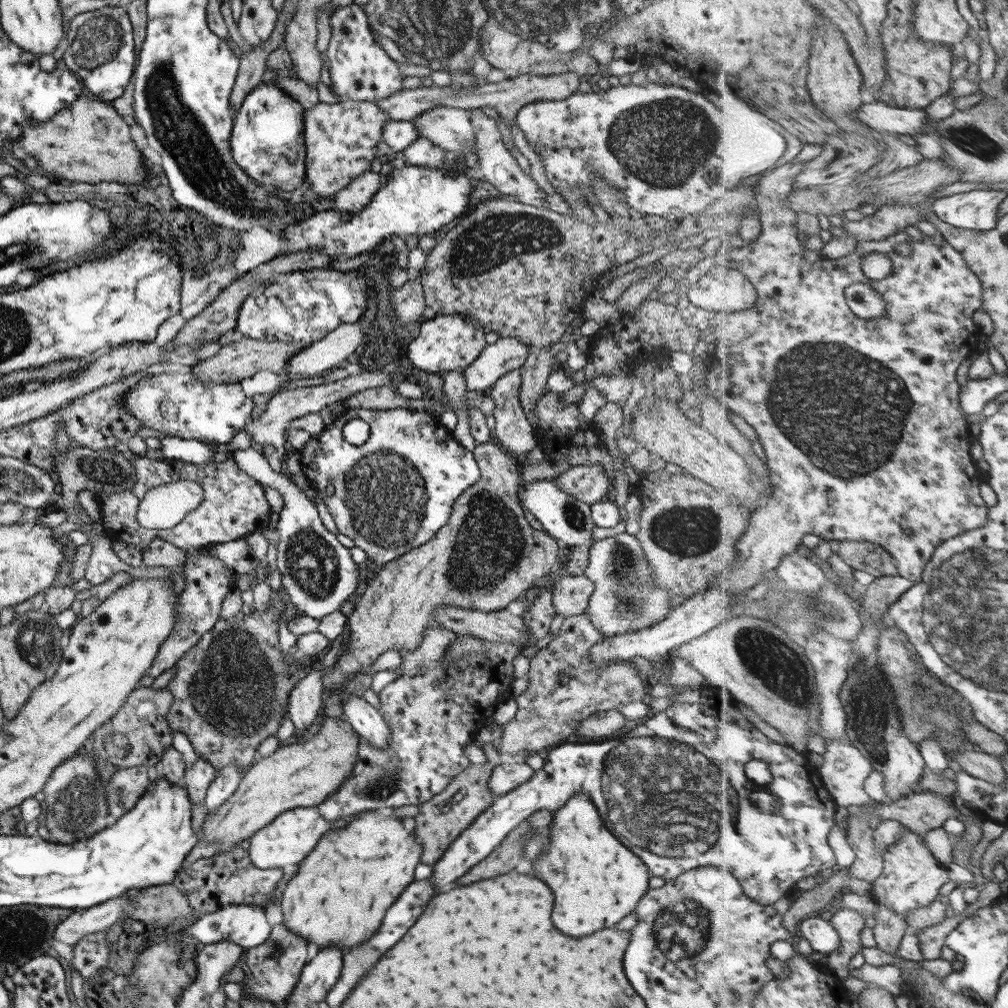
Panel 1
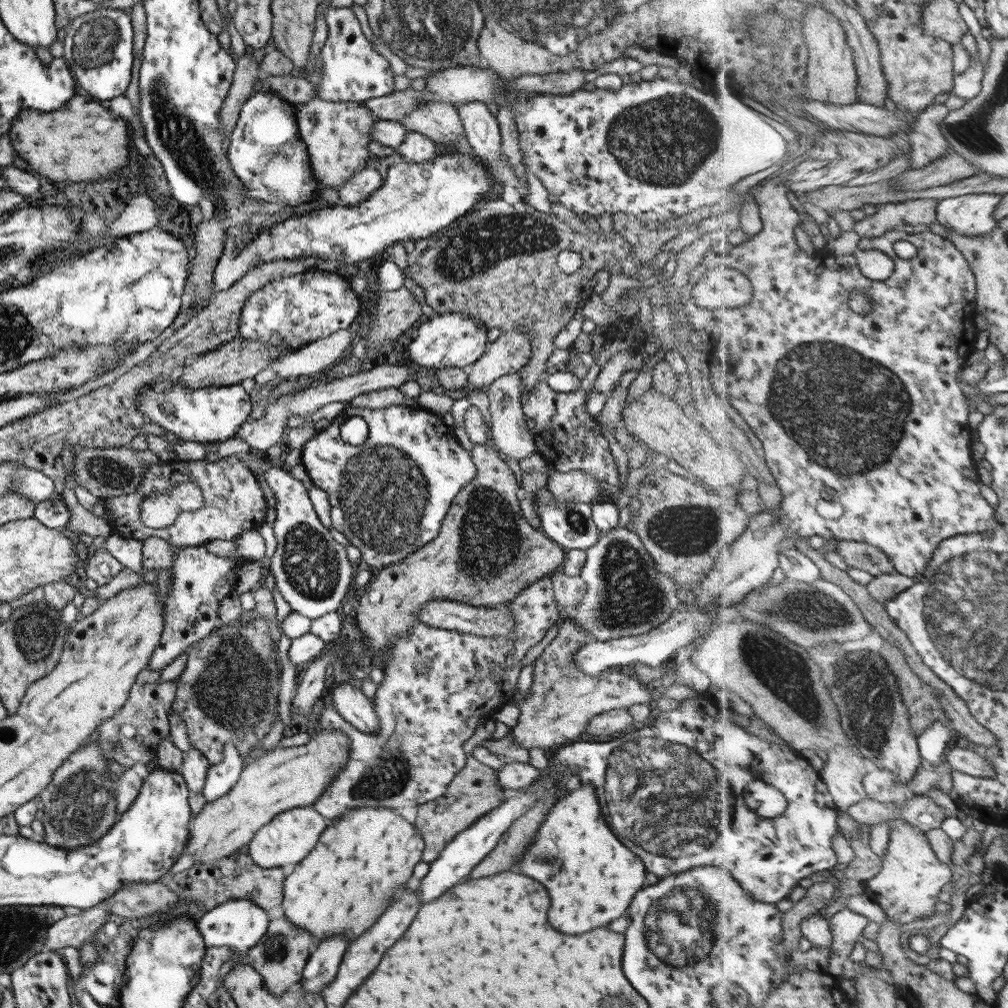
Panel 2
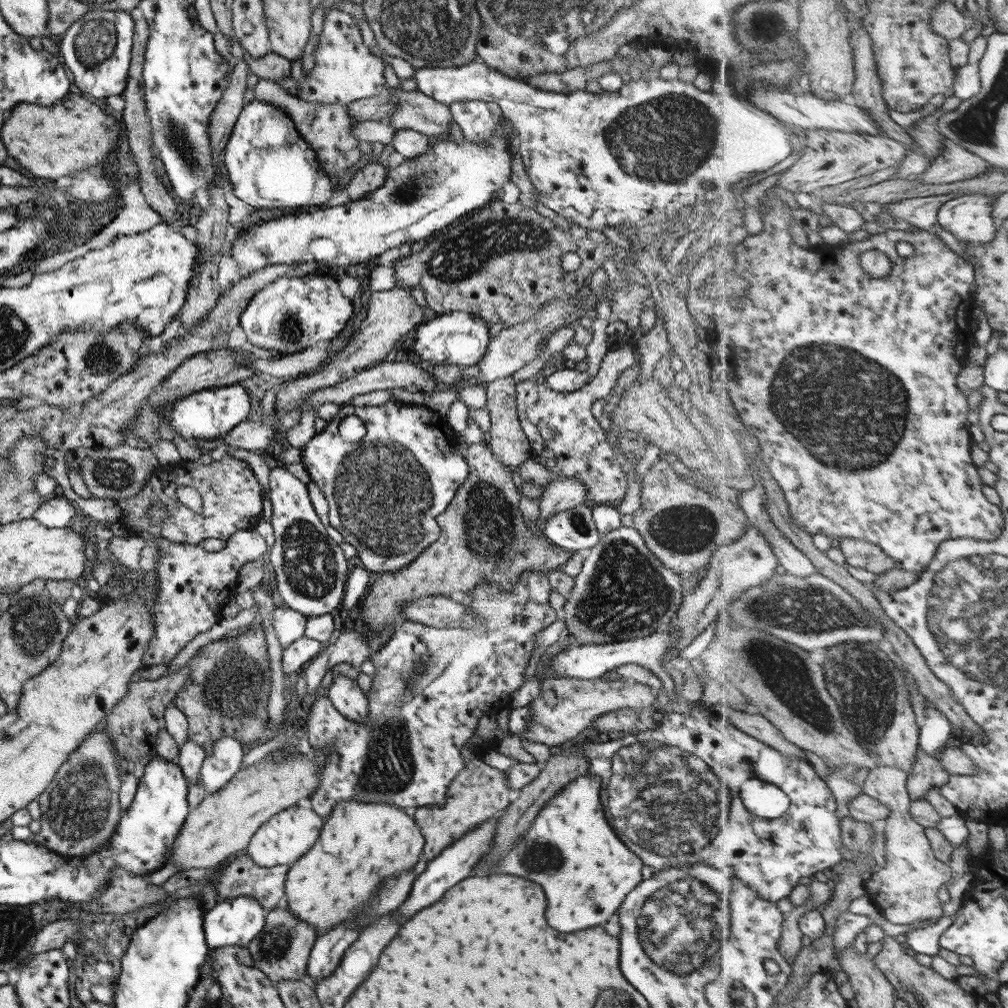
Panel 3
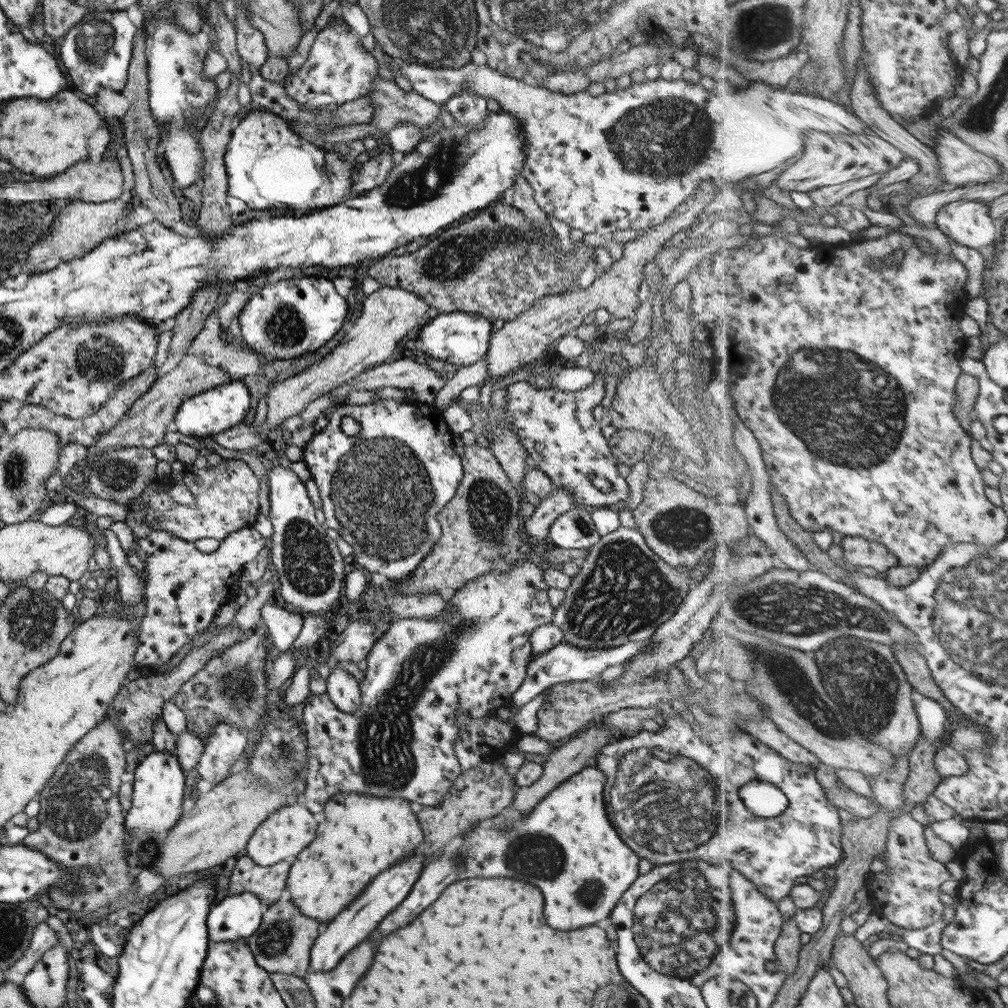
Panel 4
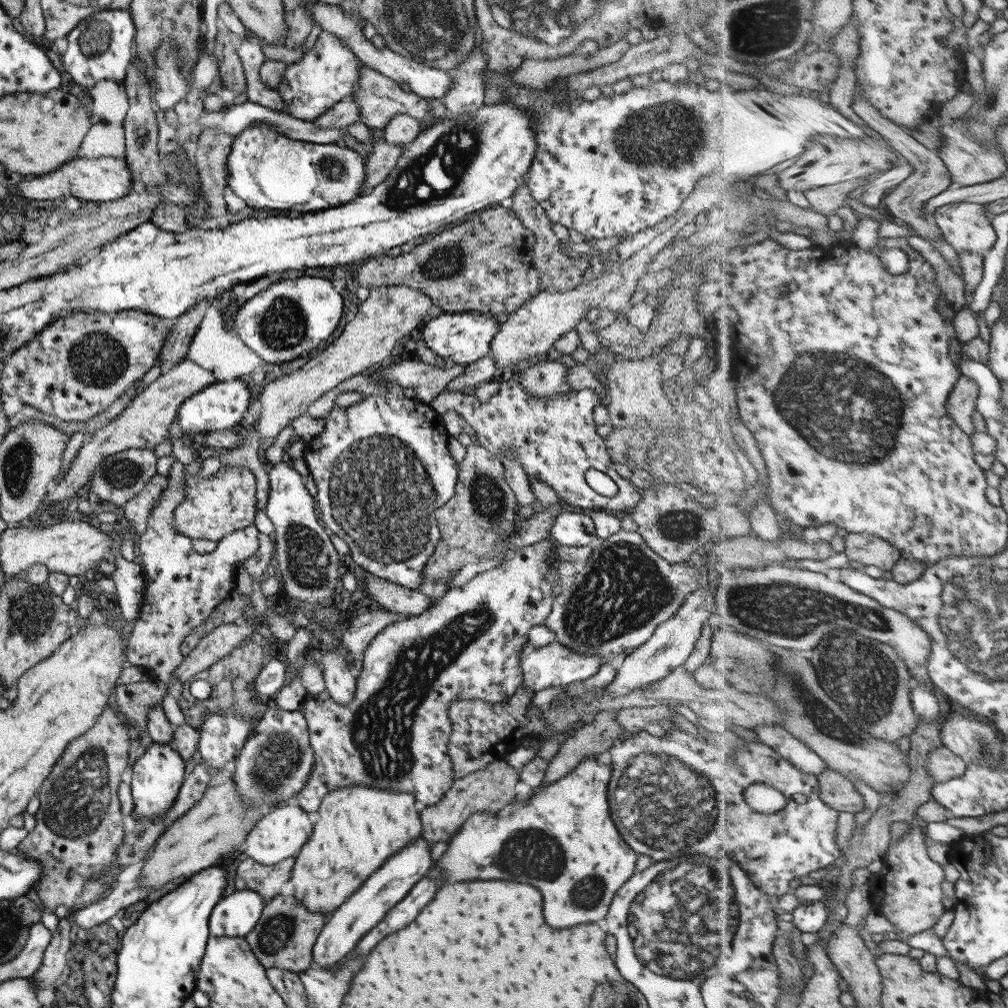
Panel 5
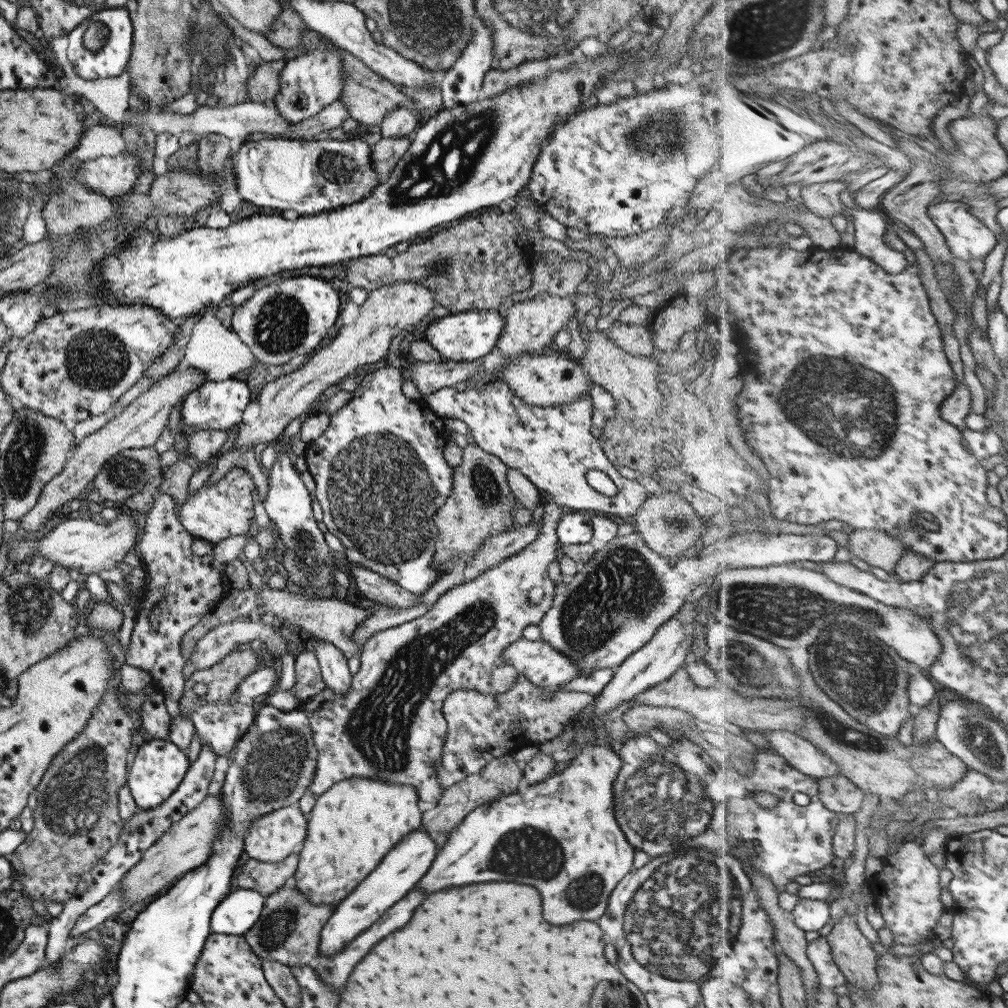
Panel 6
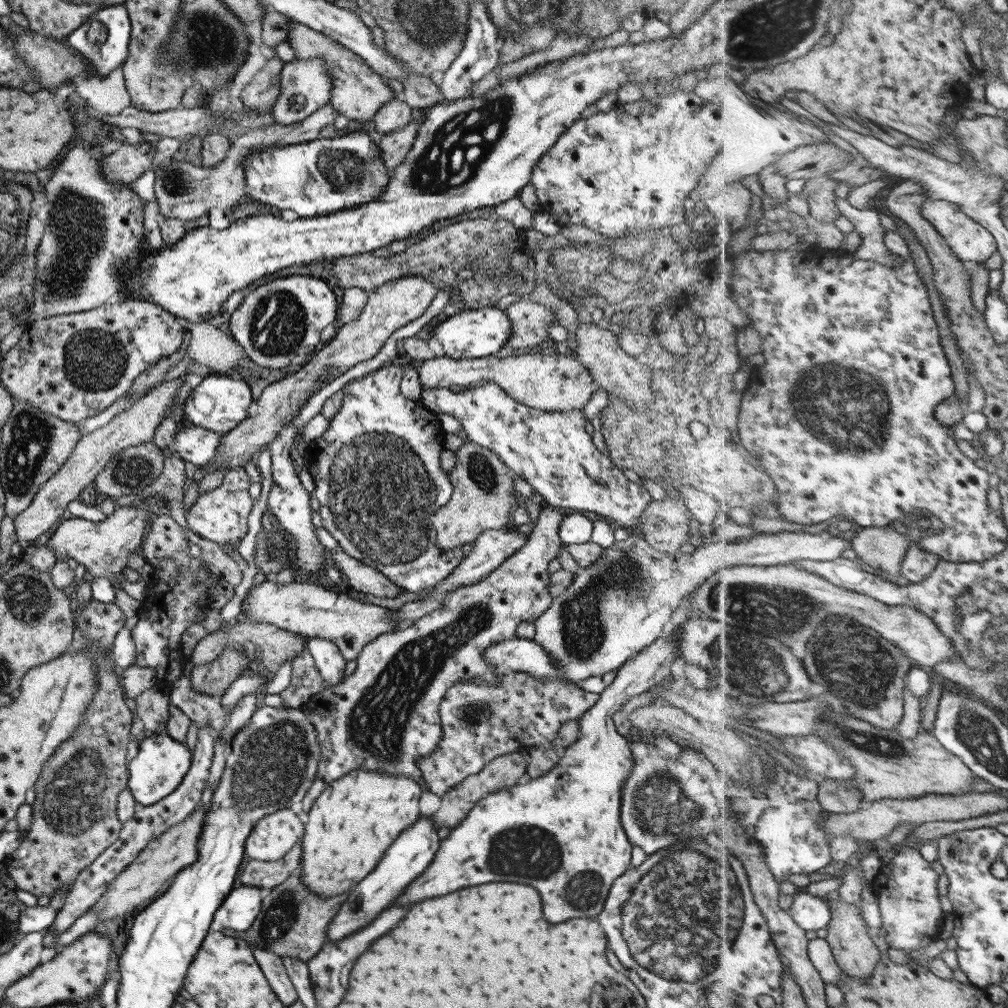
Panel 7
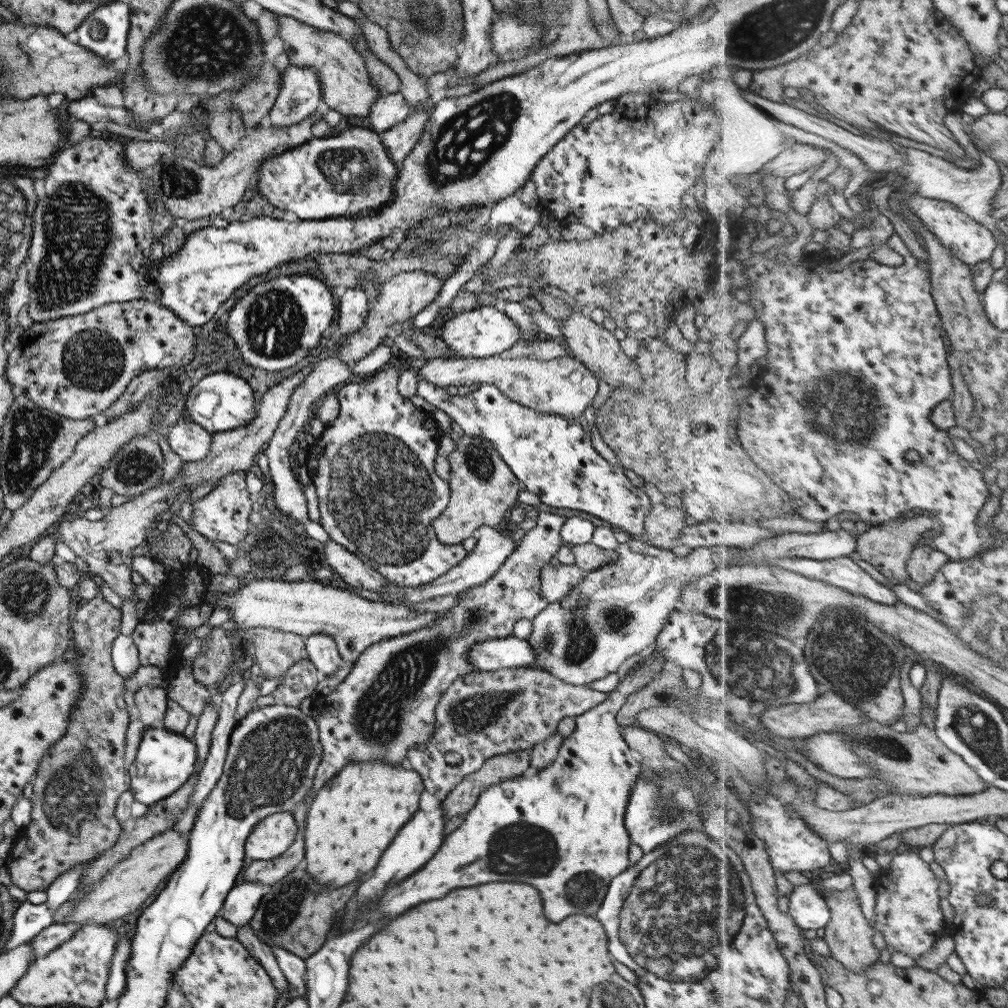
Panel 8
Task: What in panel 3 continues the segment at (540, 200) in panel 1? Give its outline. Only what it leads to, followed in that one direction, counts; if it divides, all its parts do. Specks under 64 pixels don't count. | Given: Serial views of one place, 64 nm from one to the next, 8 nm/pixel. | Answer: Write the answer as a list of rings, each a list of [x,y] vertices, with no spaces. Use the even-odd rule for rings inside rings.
[[[467,100],[449,105],[451,118],[460,126],[466,139],[487,143],[495,131],[498,118],[492,115],[484,101]]]

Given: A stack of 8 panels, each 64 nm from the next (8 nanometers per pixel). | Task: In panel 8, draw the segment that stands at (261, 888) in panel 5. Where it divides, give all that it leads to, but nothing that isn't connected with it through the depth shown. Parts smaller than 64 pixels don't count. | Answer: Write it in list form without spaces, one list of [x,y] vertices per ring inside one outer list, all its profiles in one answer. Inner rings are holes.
[[[302,800],[298,809],[291,812],[296,821],[298,830],[294,842],[290,848],[279,857],[272,860],[252,861],[244,872],[245,881],[261,882],[264,886],[276,884],[294,869],[303,865],[305,861],[305,823],[304,817],[307,817],[307,804]]]

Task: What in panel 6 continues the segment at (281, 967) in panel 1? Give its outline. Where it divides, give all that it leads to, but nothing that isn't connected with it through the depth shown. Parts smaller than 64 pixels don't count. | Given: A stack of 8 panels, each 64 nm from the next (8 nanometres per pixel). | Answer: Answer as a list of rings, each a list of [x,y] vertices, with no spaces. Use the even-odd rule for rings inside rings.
[[[280,887],[265,897],[258,920],[243,934],[252,952],[262,959],[272,959],[286,966],[312,965],[319,953],[322,929],[337,905],[317,905],[298,890],[298,887]]]

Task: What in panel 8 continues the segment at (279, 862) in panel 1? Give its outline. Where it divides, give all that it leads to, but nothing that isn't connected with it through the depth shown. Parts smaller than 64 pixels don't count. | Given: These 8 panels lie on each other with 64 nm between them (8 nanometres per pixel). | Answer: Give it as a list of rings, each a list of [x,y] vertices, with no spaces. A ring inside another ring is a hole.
[[[290,811],[272,814],[256,824],[248,835],[245,856],[254,861],[279,857],[290,848],[297,830],[296,821]]]

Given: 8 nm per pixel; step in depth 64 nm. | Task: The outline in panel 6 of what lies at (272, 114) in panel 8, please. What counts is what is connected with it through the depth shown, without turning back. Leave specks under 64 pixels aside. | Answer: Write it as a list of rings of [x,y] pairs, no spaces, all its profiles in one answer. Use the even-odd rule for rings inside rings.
[[[331,41],[325,42],[310,53],[286,61],[281,70],[279,93],[273,98],[272,103],[280,116],[288,122],[299,123],[317,115],[325,106],[339,100],[339,94],[345,83],[345,70],[335,48]]]

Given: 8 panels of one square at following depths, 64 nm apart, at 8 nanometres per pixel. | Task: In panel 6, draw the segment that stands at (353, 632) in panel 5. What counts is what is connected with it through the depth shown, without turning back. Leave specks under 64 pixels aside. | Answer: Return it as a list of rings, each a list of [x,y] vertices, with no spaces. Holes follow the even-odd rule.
[[[423,603],[408,608],[389,607],[384,608],[384,610],[378,610],[376,614],[371,614],[359,624],[359,628],[355,630],[355,639],[362,646],[373,634],[410,622],[422,616],[426,611],[427,609]]]

